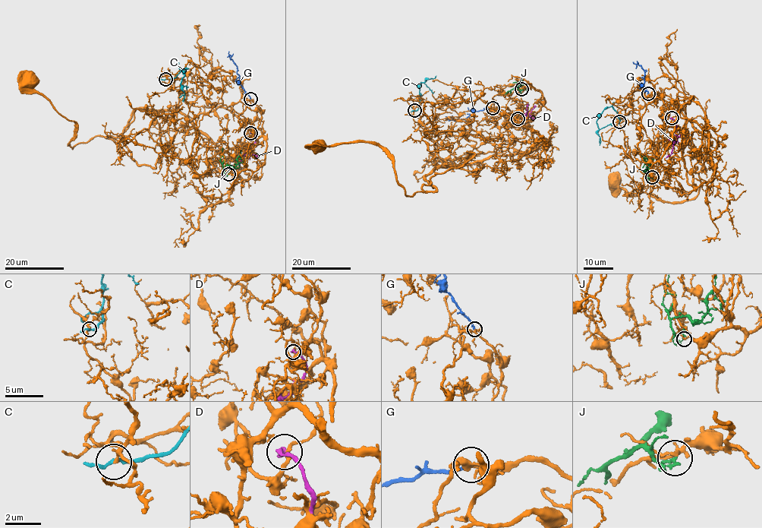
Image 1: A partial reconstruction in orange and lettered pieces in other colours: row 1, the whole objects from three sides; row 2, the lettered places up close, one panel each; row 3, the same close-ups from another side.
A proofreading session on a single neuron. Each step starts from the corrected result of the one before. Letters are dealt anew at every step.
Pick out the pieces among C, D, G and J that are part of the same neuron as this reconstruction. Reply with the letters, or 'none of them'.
G

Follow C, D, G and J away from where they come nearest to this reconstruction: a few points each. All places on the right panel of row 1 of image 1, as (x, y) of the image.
C: (619, 121), (612, 106), (599, 115), (596, 121), (599, 145)
D: (671, 118), (675, 121), (676, 134), (672, 153), (665, 158)
G: (648, 93), (643, 85), (643, 70), (637, 64), (636, 68)
J: (652, 177), (648, 177), (643, 158), (653, 159)

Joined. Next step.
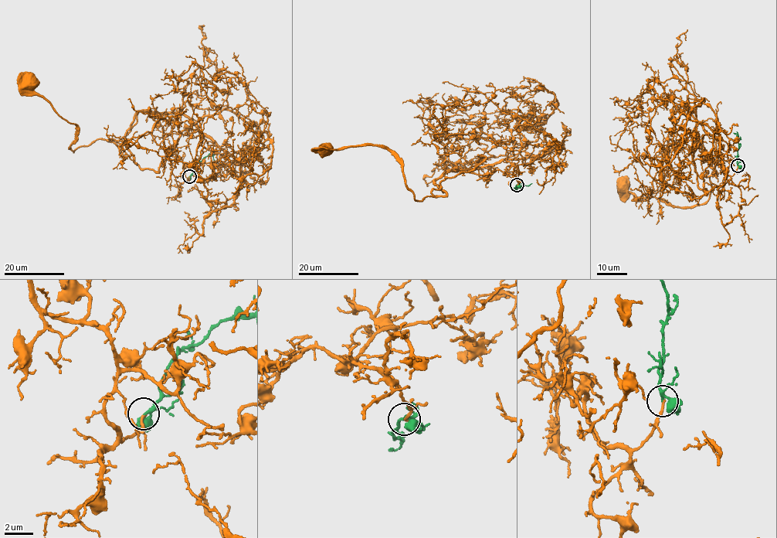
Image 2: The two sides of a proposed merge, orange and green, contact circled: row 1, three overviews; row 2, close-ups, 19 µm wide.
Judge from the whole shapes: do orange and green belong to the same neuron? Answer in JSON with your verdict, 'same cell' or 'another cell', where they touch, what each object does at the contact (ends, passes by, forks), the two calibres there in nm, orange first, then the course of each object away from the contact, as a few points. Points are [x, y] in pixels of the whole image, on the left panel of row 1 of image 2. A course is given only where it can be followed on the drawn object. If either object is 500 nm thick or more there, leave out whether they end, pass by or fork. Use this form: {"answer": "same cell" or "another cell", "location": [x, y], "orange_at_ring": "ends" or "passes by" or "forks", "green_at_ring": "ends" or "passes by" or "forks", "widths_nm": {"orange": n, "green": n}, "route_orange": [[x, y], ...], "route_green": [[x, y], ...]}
{"answer": "same cell", "location": [189, 176], "orange_at_ring": "ends", "green_at_ring": "forks", "widths_nm": {"orange": 180, "green": 160}, "route_orange": [[189, 176], [149, 112], [122, 144], [72, 151], [74, 124], [32, 83]], "route_green": [[189, 176], [195, 165], [205, 157], [212, 155], [219, 164]]}

